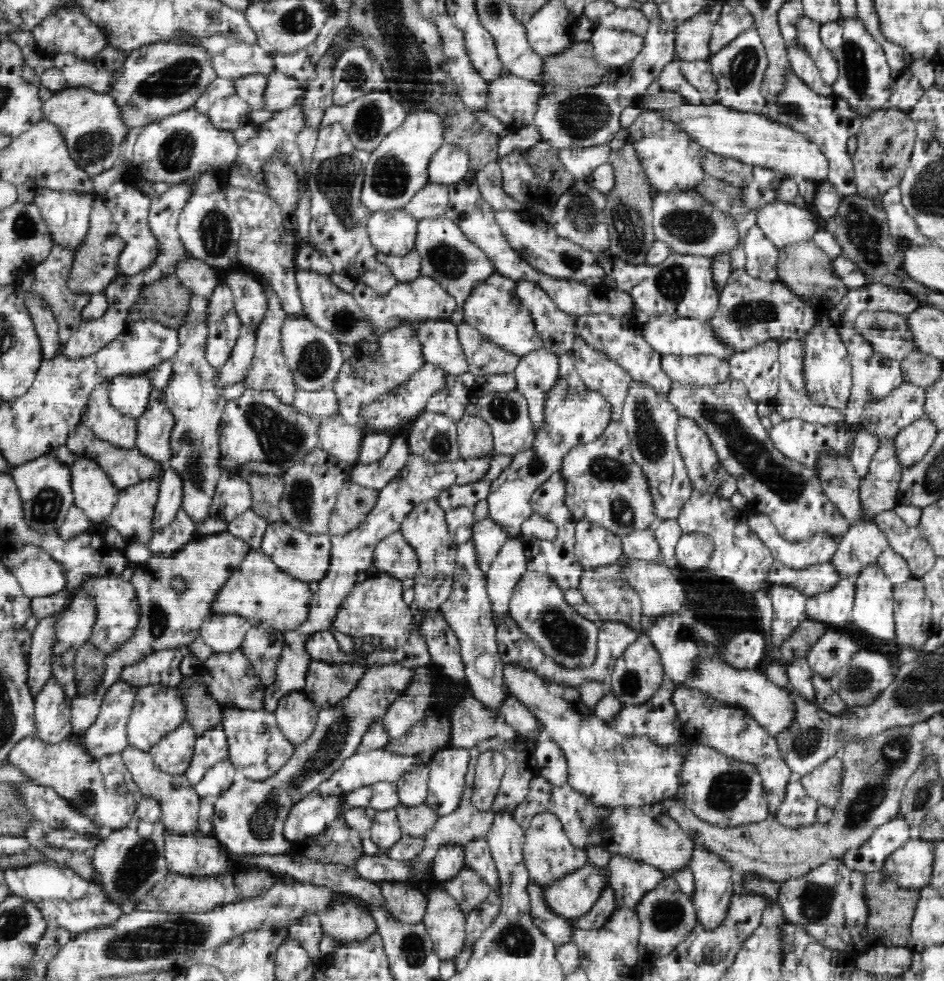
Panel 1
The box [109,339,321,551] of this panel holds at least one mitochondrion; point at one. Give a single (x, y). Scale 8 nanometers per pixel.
(279, 438)

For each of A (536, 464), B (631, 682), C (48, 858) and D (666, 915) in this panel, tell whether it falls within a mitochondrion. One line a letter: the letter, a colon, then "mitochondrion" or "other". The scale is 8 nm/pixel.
A: mitochondrion
B: mitochondrion
C: other
D: mitochondrion

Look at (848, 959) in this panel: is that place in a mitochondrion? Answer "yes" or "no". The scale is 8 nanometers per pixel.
no

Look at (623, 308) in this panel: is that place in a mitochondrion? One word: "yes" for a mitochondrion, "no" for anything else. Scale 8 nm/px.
no

